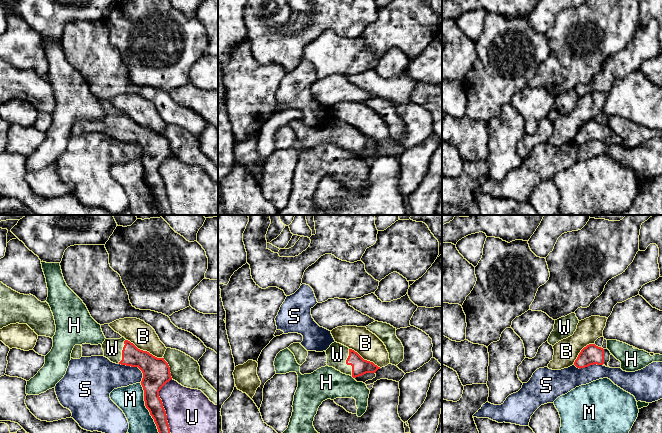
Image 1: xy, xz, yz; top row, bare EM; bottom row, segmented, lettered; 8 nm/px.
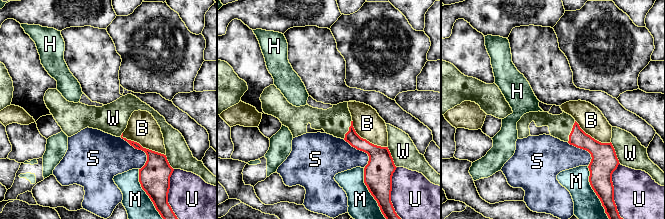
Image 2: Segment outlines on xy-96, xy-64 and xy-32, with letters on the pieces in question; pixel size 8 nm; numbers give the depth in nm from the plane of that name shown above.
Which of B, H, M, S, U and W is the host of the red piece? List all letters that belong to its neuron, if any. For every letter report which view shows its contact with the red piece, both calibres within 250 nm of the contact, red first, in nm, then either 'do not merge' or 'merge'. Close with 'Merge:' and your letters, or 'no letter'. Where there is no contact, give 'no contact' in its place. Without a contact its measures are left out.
B: meets red in xy; 220 nm thick on the red side, 200 nm on the other; do not merge
H: no contact; do not merge
M: meets red in xy; 170 nm thick on the red side, 220 nm on the other; do not merge
S: meets red in xy; 220 nm thick on the red side, 240 nm on the other; do not merge
U: meets red in xy; 180 nm thick on the red side, 400 nm on the other; do not merge
W: meets red in xz; 130 nm thick on the red side, 170 nm on the other; merge
Merge: W

